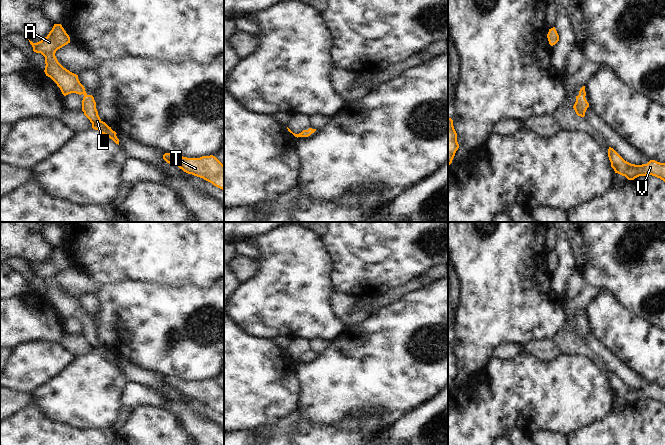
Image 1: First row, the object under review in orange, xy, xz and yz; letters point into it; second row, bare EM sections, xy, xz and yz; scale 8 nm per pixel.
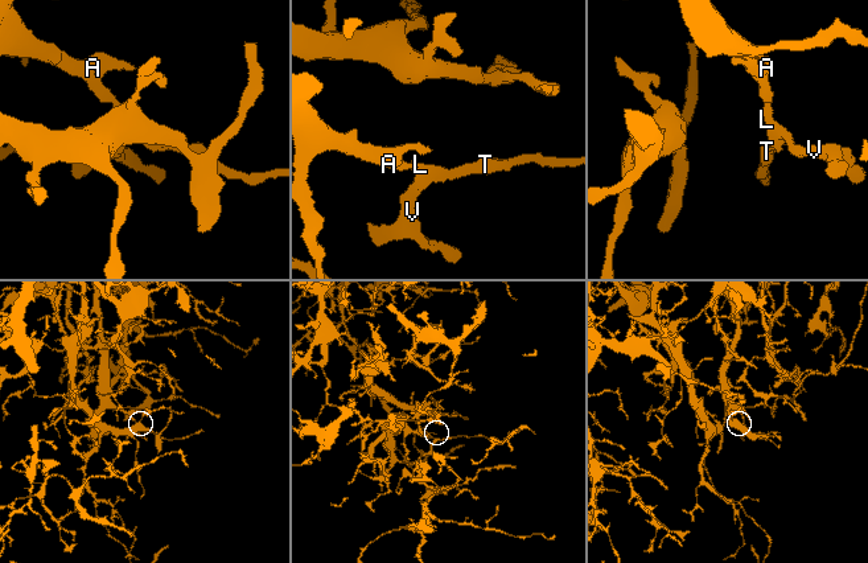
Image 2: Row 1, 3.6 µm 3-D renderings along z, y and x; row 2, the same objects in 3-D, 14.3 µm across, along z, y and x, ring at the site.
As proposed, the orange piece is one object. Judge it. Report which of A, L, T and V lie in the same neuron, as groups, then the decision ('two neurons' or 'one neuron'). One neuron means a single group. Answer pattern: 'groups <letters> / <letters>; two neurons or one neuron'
groups A L T V; one neuron

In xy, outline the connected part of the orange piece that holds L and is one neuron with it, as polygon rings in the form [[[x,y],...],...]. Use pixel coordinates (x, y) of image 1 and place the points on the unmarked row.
[[[54,248],[49,258],[37,267],[30,265],[33,275],[41,277],[45,281],[45,298],[50,301],[60,312],[64,320],[76,317],[83,318],[82,335],[92,347],[92,352],[108,360],[119,369],[116,356],[103,346],[96,333],[96,326],[92,319],[88,319],[84,310],[80,307],[78,299],[64,292],[57,284],[55,277],[58,273],[70,267],[70,261],[61,248]]]

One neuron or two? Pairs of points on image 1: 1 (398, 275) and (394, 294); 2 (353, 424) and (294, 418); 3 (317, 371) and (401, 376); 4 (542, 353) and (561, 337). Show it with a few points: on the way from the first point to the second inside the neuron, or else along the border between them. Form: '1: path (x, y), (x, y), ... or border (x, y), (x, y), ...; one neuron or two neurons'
1: border (417, 275), (399, 286), (374, 295); two neurons
2: path (338, 432), (309, 432); one neuron
3: path (338, 372), (380, 372); one neuron
4: border (551, 339), (561, 353); two neurons

